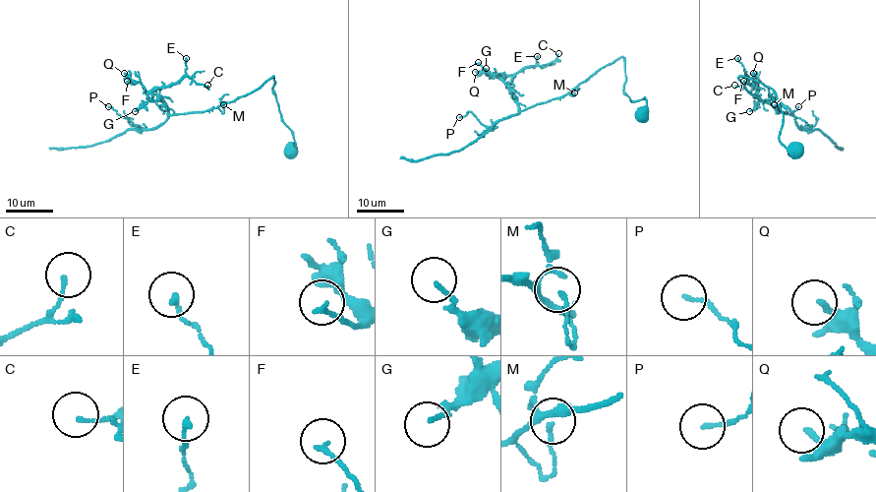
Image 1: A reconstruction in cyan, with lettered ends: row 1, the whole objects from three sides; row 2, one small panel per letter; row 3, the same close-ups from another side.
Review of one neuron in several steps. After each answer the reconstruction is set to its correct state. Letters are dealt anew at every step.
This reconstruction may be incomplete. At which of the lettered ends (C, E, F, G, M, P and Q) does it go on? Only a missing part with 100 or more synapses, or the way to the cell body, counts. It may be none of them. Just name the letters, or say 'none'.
none

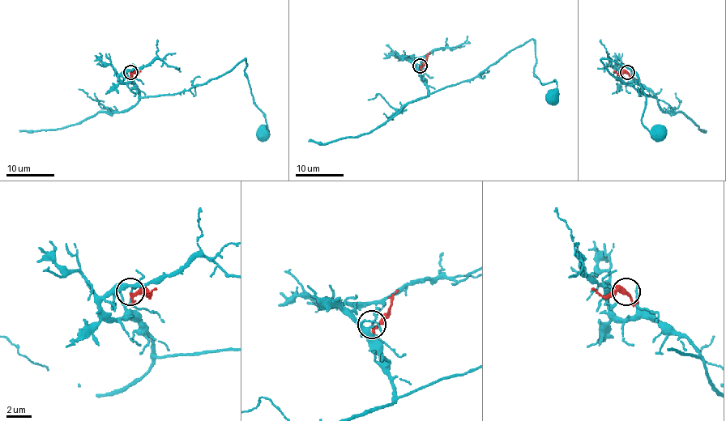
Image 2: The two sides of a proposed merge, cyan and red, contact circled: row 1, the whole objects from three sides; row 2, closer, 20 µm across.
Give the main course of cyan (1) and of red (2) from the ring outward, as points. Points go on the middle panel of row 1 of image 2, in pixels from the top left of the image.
1: (420, 65), (414, 58), (433, 93), (474, 78), (530, 40), (534, 74), (542, 83), (555, 80), (554, 98)
2: (420, 65), (429, 53)

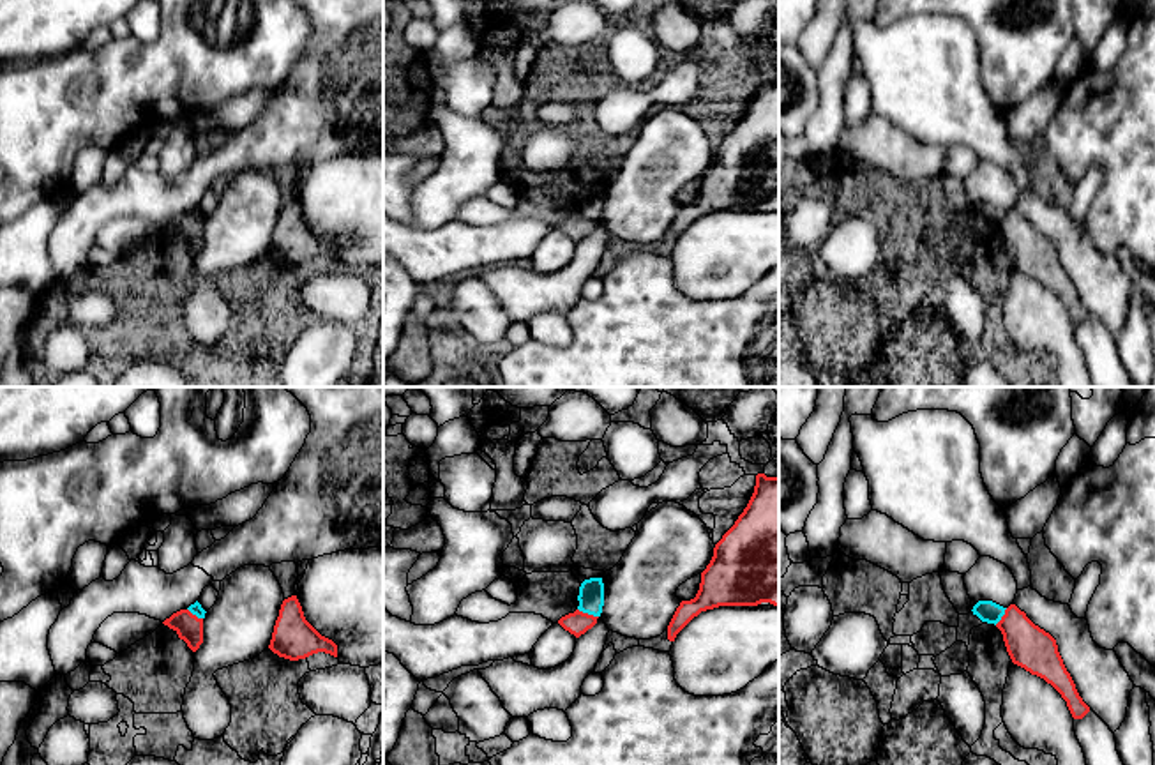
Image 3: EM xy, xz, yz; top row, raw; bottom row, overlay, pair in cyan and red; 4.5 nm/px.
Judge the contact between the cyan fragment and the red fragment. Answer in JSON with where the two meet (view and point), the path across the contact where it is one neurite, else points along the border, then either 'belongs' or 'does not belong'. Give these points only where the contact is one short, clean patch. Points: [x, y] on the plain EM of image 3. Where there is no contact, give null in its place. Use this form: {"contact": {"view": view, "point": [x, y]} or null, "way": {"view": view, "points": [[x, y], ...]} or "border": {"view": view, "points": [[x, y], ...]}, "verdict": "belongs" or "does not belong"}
{"contact": {"view": "xz", "point": [588, 218]}, "border": {"view": "xz", "points": [[578, 212], [597, 221]]}, "verdict": "does not belong"}

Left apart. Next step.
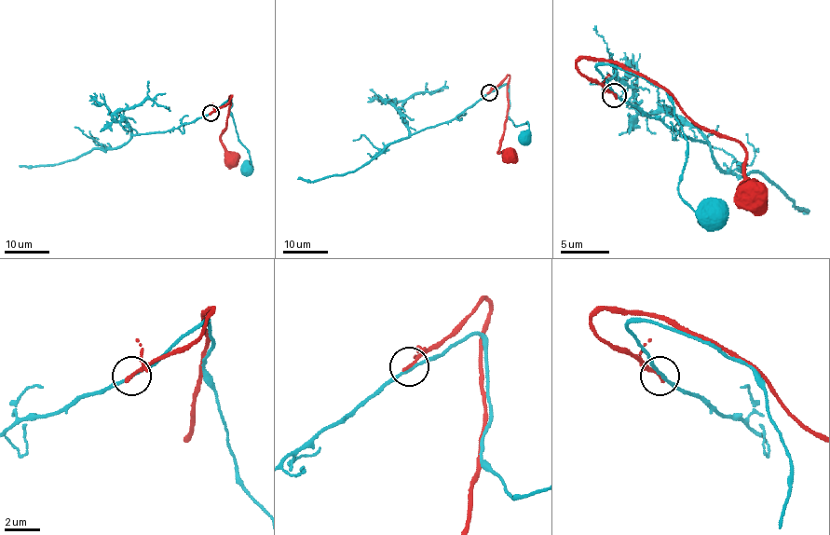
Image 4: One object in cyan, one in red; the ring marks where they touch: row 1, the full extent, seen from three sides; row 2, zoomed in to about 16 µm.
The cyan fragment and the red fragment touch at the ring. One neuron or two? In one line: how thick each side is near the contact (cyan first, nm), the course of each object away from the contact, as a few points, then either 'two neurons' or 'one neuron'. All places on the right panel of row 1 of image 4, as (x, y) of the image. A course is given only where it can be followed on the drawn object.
160 nm thick on the cyan side, 220 nm on the other; cyan runs (616, 94), (596, 70), (599, 65), (643, 75), (667, 91), (686, 141), (679, 194), (696, 211), (715, 215); red runs (613, 94), (577, 67), (582, 58), (616, 61), (649, 77), (693, 121), (741, 145), (747, 201), (761, 215); two neurons

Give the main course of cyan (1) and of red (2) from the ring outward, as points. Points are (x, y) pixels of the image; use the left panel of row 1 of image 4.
1: (210, 113), (231, 99), (230, 111), (238, 140), (248, 151), (251, 166), (249, 169)
2: (210, 113), (224, 107), (232, 96), (227, 125), (221, 136), (225, 162), (230, 169)

